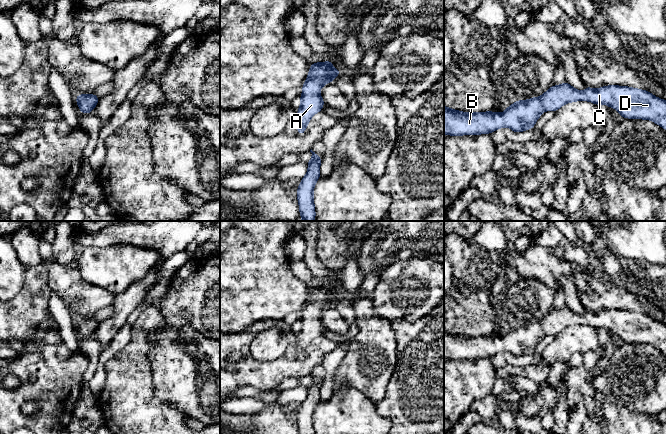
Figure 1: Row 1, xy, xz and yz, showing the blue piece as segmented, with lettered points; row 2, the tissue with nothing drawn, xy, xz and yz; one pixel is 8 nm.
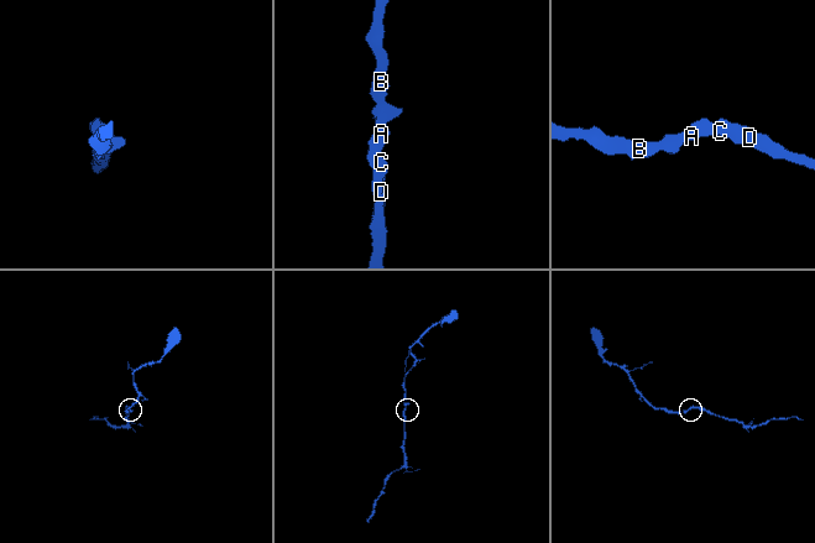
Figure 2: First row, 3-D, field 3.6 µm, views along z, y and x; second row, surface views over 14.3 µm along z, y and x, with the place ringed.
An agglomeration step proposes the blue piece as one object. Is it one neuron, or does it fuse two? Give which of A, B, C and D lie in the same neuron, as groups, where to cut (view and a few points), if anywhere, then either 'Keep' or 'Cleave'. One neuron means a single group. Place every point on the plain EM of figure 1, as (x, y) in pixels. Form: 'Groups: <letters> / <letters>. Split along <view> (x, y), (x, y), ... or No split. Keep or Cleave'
Groups: A B C D. No split. Keep

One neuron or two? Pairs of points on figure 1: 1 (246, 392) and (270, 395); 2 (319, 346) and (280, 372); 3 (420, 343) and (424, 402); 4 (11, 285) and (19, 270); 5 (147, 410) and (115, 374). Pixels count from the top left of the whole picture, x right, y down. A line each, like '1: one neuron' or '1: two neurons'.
1: one neuron
2: one neuron
3: one neuron
4: one neuron
5: one neuron

